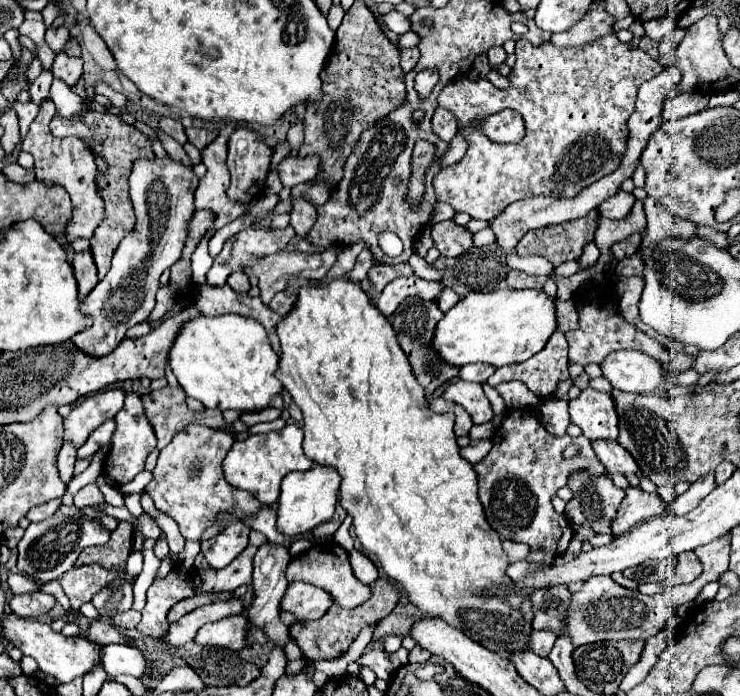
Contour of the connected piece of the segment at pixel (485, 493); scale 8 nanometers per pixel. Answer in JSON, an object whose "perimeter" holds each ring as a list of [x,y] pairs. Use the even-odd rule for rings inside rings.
{"perimeter":[[[515,408],[507,410],[501,426],[497,428],[497,434],[493,436],[493,448],[487,454],[487,458],[483,462],[475,464],[473,468],[477,472],[477,478],[481,480],[481,484],[479,484],[479,500],[483,504],[483,510],[485,510],[485,516],[487,516],[489,526],[501,538],[525,542],[529,546],[527,560],[529,562],[535,562],[535,564],[553,564],[553,560],[567,550],[567,544],[571,540],[569,522],[561,514],[557,514],[553,510],[551,496],[559,488],[563,488],[567,484],[569,474],[573,474],[573,472],[585,470],[591,476],[595,476],[595,474],[599,474],[599,476],[607,474],[605,466],[597,460],[597,456],[593,456],[591,442],[585,436],[571,438],[571,436],[565,434],[561,438],[555,438],[555,436],[551,436],[551,434],[545,432],[545,428],[539,424],[539,418],[537,418],[537,414],[533,410],[515,410]],[[569,444],[581,446],[581,454],[575,460],[565,460],[561,456],[563,454],[563,448],[569,446]]]}

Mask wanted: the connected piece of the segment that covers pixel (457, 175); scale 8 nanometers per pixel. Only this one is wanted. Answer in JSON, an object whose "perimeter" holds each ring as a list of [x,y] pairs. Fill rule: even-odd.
{"perimeter":[[[607,34],[581,48],[557,48],[551,42],[533,46],[527,40],[517,40],[515,56],[515,66],[507,76],[507,90],[499,90],[493,84],[483,84],[483,78],[479,82],[457,78],[455,82],[451,80],[437,98],[439,106],[455,116],[457,134],[467,140],[467,152],[459,162],[439,170],[433,176],[435,196],[439,202],[451,204],[455,212],[467,212],[471,218],[479,220],[491,220],[497,216],[497,212],[501,212],[501,208],[505,208],[505,204],[513,204],[529,196],[573,198],[591,182],[607,176],[607,166],[617,166],[617,162],[611,162],[611,156],[623,156],[626,151],[627,120],[633,114],[639,86],[663,70],[657,60],[639,48],[629,48],[627,44],[619,42],[615,34]],[[503,108],[517,110],[523,116],[525,136],[515,144],[499,146],[473,122],[485,120]]]}

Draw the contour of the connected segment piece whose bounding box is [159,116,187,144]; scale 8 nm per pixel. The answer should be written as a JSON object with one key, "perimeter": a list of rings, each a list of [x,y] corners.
{"perimeter":[[[161,118],[161,122],[159,122],[159,128],[165,132],[165,134],[169,134],[171,138],[175,138],[179,144],[185,144],[187,142],[187,136],[185,136],[185,130],[183,130],[183,126],[181,126],[181,122],[177,122],[177,120],[173,120],[173,118]]]}

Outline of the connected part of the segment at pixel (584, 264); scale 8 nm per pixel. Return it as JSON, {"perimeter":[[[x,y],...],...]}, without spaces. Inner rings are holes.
{"perimeter":[[[590,242],[585,245],[582,255],[579,258],[579,263],[581,264],[581,268],[579,270],[585,270],[595,265],[599,256],[600,252],[594,242]]]}

